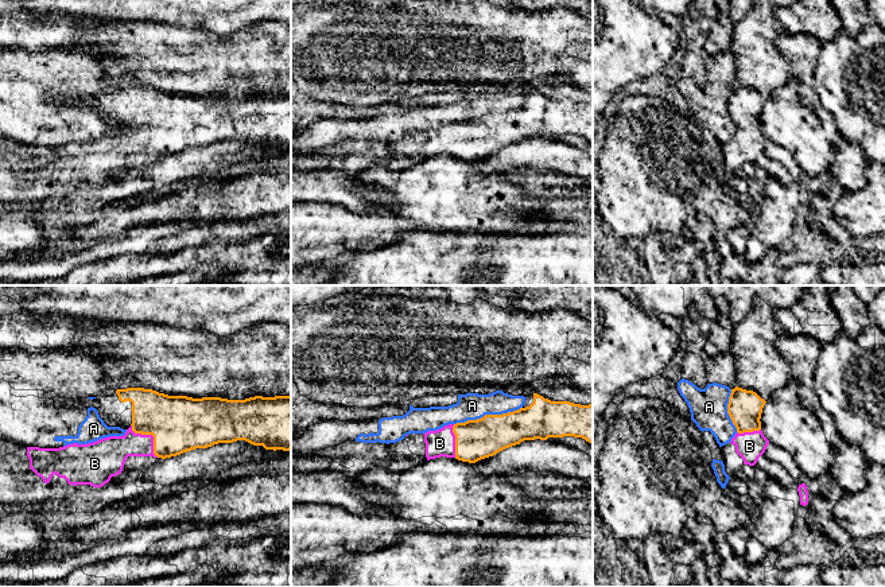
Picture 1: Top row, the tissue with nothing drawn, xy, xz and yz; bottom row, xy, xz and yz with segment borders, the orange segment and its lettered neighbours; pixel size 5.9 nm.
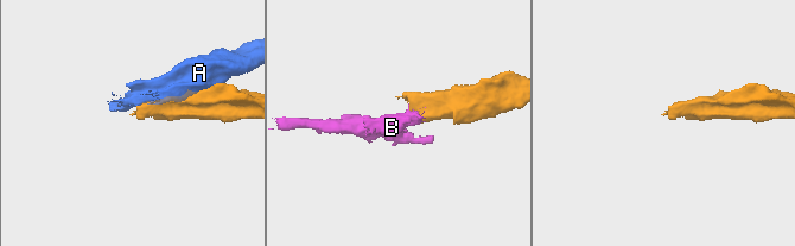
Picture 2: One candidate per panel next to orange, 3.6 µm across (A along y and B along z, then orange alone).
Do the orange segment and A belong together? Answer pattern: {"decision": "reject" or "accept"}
{"decision": "reject"}

